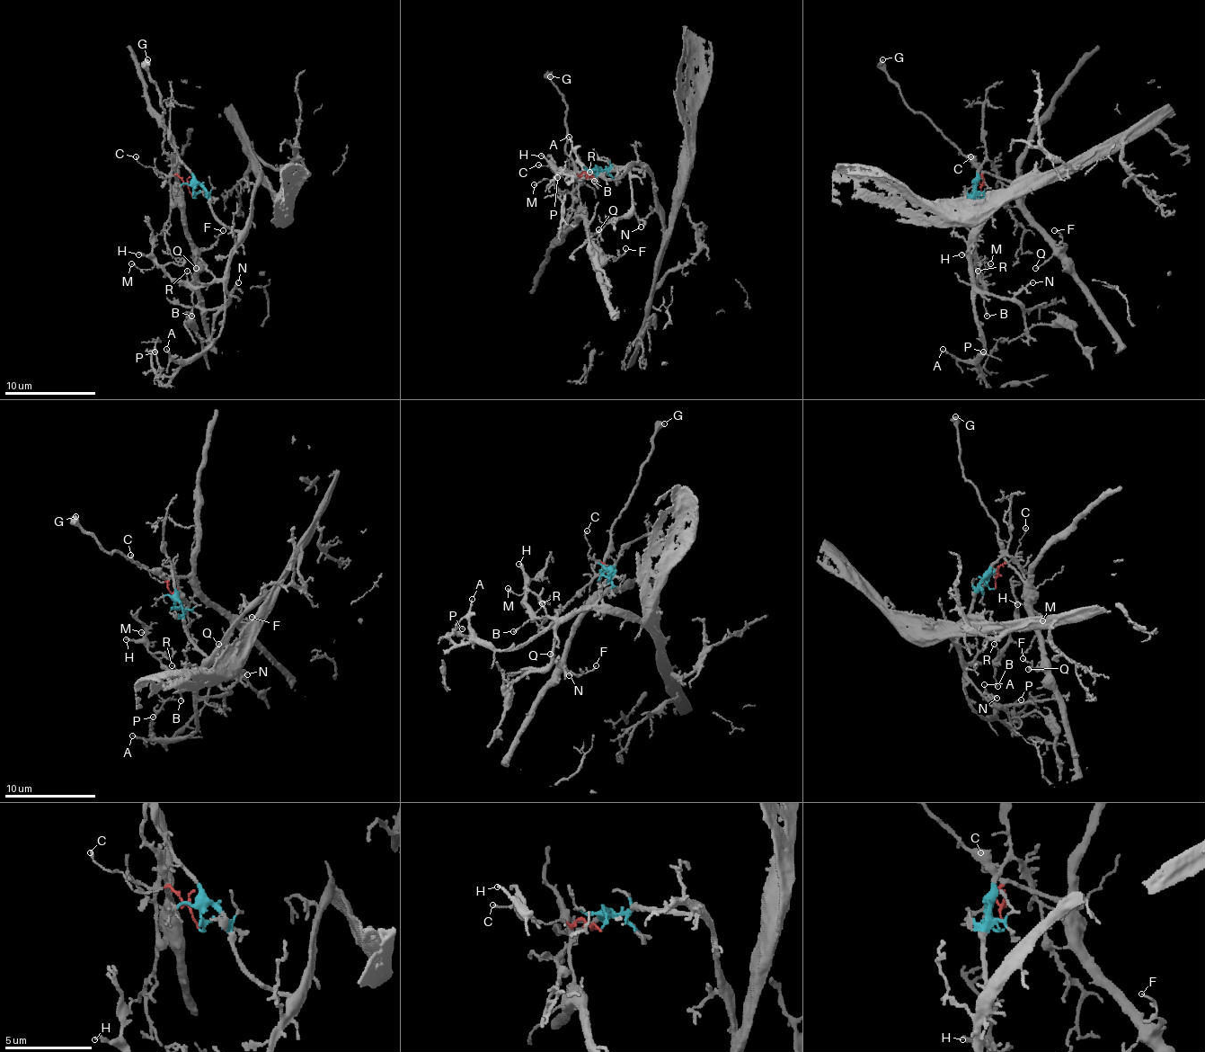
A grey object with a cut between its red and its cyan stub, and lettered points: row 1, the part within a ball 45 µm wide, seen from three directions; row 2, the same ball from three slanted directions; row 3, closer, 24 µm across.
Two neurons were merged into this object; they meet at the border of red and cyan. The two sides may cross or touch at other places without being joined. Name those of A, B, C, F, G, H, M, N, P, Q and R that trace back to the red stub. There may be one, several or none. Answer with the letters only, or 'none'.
C, F, G, Q

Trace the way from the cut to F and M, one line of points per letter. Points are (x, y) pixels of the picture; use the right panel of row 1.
F: (984, 197), (979, 179), (986, 172), (1002, 176), (1013, 188), (1015, 206), (1060, 249), (1063, 243), (1054, 231)
M: (984, 197), (977, 195), (977, 188), (970, 270), (981, 286), (975, 262), (981, 261), (986, 270), (990, 262)

